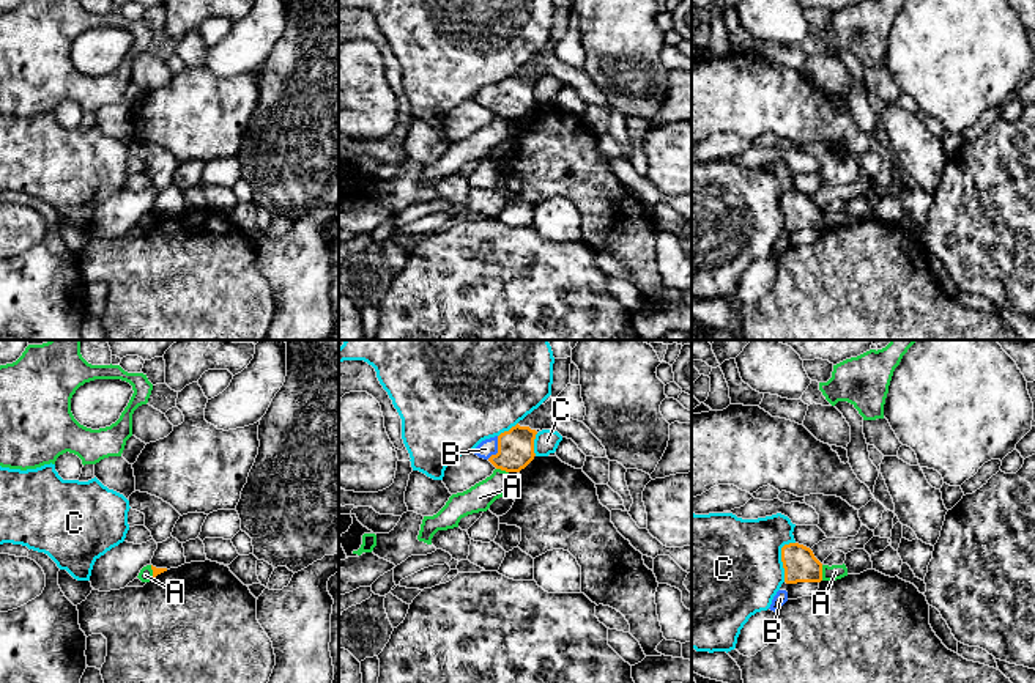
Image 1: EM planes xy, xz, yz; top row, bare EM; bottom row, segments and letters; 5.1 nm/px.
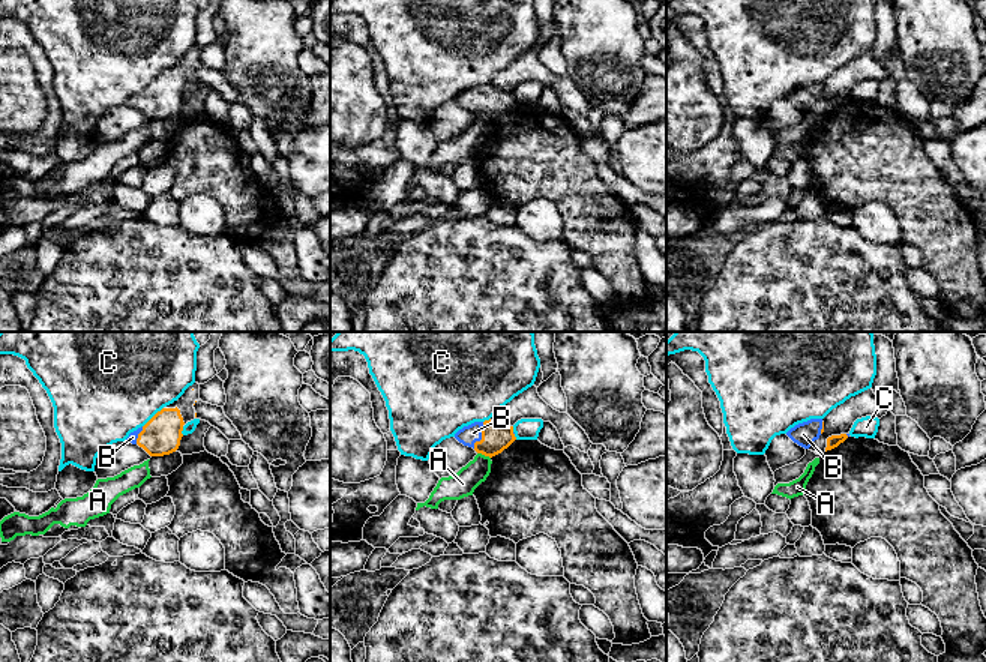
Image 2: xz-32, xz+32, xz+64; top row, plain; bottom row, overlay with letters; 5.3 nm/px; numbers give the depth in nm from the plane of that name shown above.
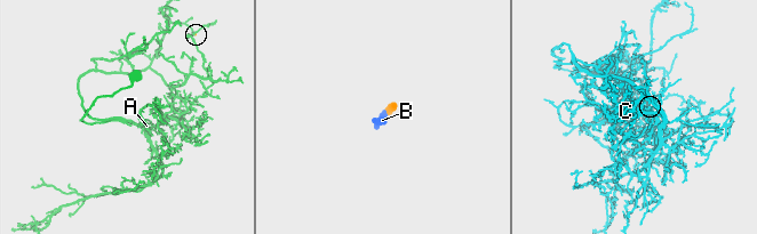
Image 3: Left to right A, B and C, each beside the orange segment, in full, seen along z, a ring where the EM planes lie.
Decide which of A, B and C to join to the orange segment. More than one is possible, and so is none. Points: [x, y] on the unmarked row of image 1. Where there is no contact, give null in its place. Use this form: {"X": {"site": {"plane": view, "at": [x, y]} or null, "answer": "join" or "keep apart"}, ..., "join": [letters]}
{"A": {"site": {"plane": "yz", "at": [821, 221]}, "answer": "keep apart"}, "B": {"site": {"plane": "xz", "at": [498, 96]}, "answer": "join"}, "C": {"site": {"plane": "yz", "at": [782, 206]}, "answer": "keep apart"}, "join": ["B"]}

